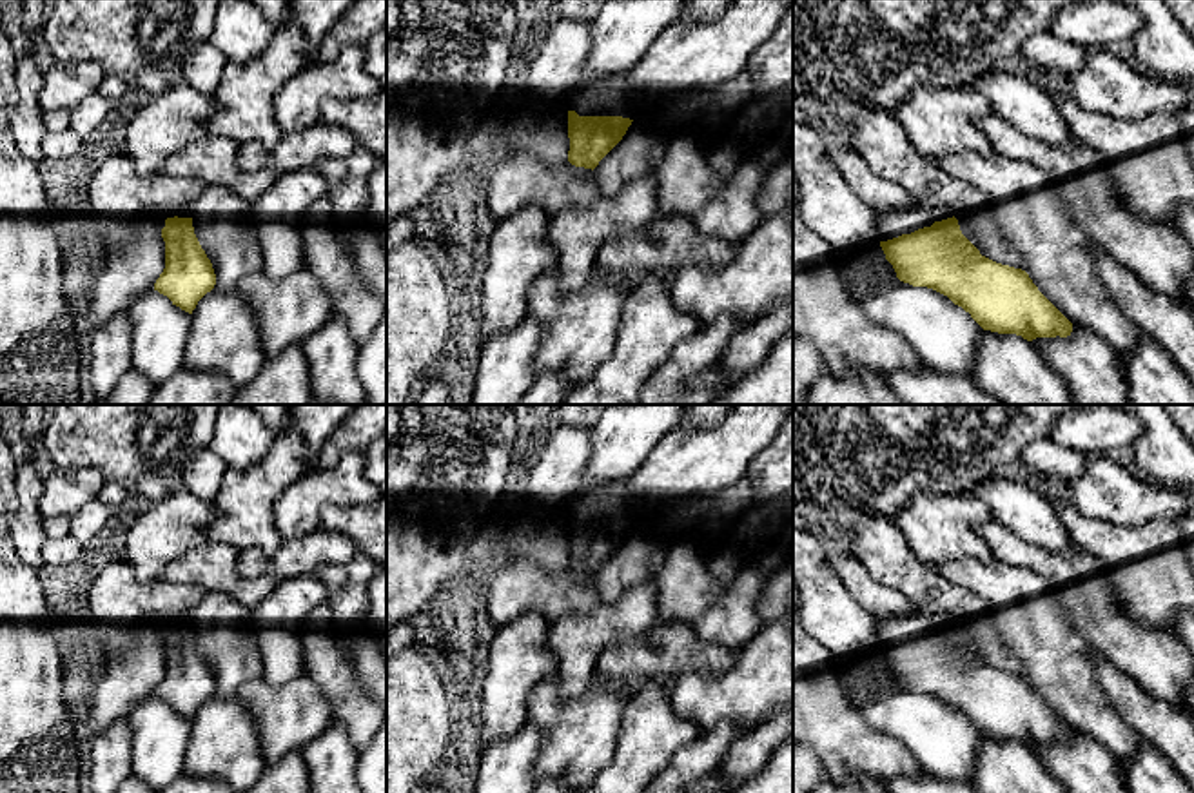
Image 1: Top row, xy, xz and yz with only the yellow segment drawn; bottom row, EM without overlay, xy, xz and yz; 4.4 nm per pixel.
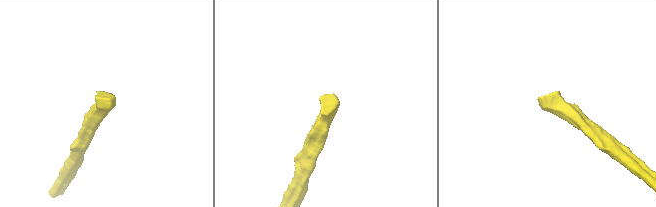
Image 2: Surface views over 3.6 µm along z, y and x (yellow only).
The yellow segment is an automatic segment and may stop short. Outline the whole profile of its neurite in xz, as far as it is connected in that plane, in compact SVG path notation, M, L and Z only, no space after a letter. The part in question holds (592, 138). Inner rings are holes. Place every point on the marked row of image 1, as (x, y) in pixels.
M628 71L597 76L577 85L564 100L568 162L593 171L653 100L651 93L630 80Z

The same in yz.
M916 203L878 210L880 247L896 278L947 296L984 328L1036 338L1067 338L1072 323L1022 269L996 263L962 234L945 207Z

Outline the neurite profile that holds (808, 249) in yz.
M793 214L793 334L815 345L827 368L842 376L847 368L866 368L876 376L916 370L924 363L895 330L871 321L851 296L829 243Z

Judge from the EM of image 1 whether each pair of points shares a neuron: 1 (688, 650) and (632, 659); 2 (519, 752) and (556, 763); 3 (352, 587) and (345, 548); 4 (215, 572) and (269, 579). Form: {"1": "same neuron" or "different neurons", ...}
{"1": "same neuron", "2": "different neurons", "3": "different neurons", "4": "same neuron"}

